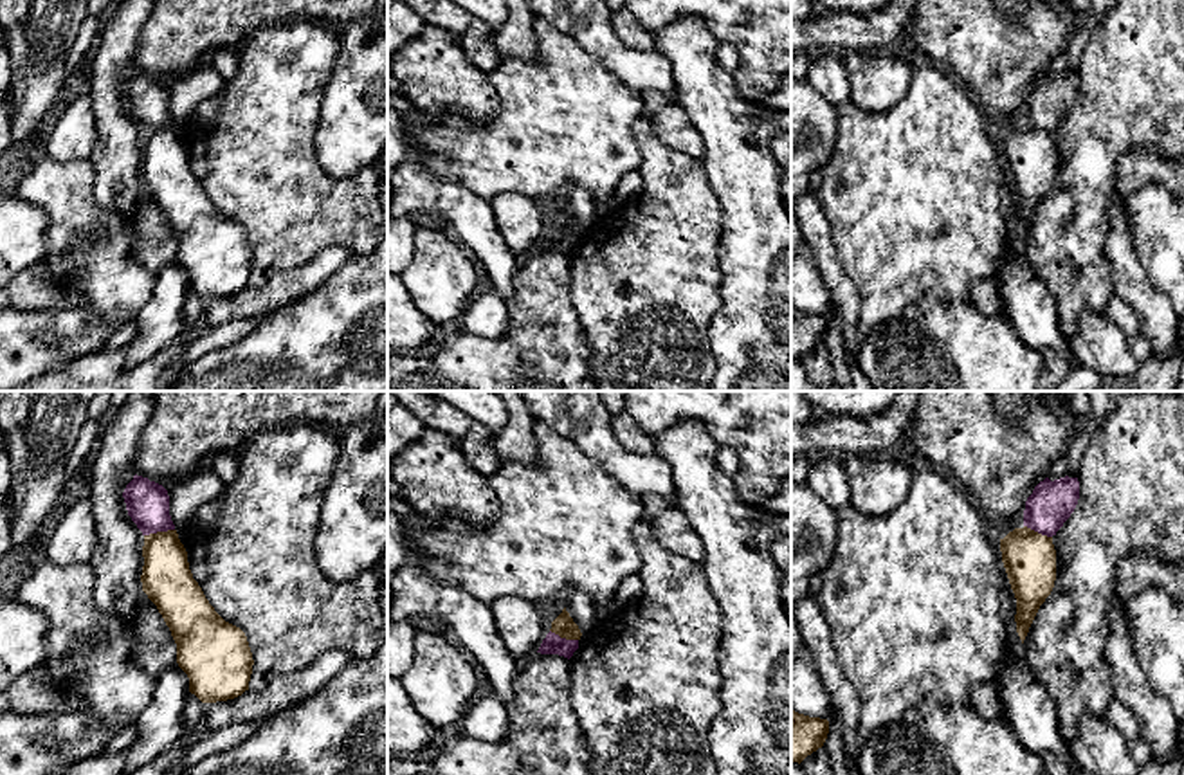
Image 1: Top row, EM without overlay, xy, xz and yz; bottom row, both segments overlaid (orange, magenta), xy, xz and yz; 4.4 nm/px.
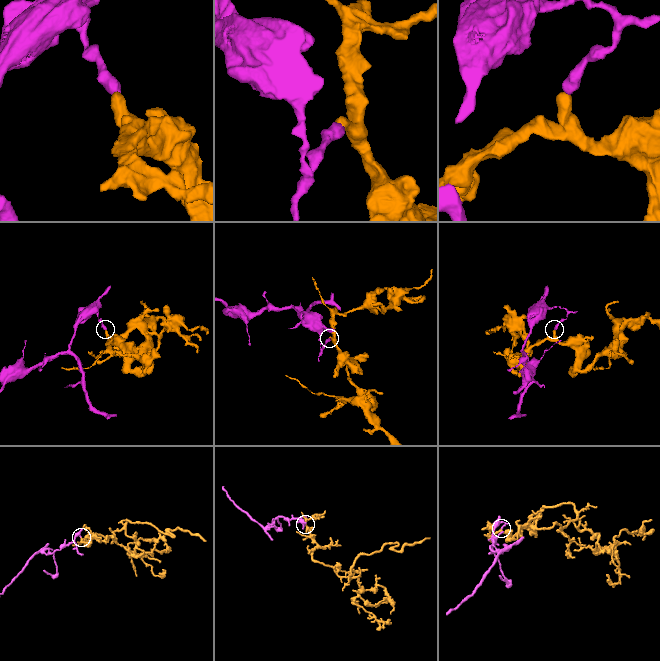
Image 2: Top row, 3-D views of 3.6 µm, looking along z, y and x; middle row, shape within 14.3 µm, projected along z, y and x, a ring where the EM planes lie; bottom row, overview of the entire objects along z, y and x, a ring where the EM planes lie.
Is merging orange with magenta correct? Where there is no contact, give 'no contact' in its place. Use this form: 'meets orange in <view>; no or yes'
meets orange in xy; no

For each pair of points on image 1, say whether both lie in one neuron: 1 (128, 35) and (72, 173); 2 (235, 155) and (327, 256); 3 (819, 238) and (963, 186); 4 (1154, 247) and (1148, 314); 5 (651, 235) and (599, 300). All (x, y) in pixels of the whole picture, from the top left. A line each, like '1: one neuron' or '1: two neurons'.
1: two neurons
2: two neurons
3: two neurons
4: two neurons
5: one neuron

